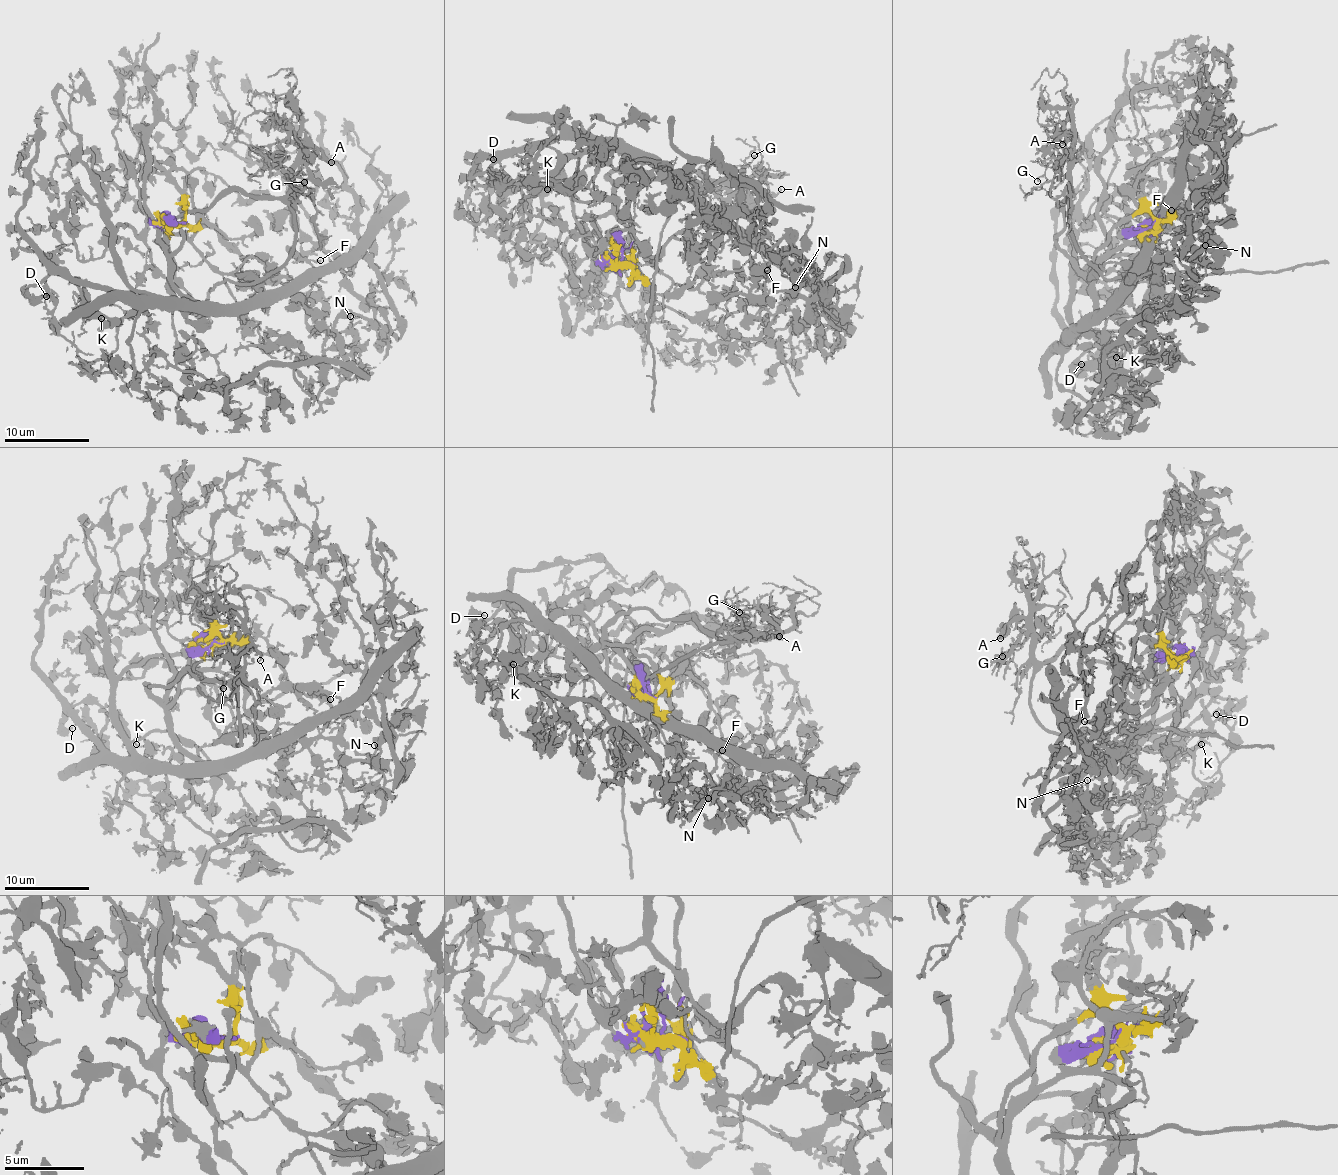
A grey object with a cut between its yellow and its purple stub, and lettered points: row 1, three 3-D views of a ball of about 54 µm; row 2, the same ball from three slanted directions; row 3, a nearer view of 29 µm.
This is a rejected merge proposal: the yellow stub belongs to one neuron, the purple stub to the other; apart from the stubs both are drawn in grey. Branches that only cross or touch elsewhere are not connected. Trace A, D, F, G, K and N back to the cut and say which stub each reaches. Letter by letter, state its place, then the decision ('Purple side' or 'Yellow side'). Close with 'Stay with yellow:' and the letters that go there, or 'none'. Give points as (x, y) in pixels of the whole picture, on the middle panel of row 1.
A: Place: (781, 189). Yellow side
D: Place: (493, 159). Purple side
F: Place: (767, 270). Purple side
G: Place: (754, 155). Yellow side
K: Place: (547, 189). Purple side
N: Place: (795, 287). Purple side
Stay with yellow: A, G

